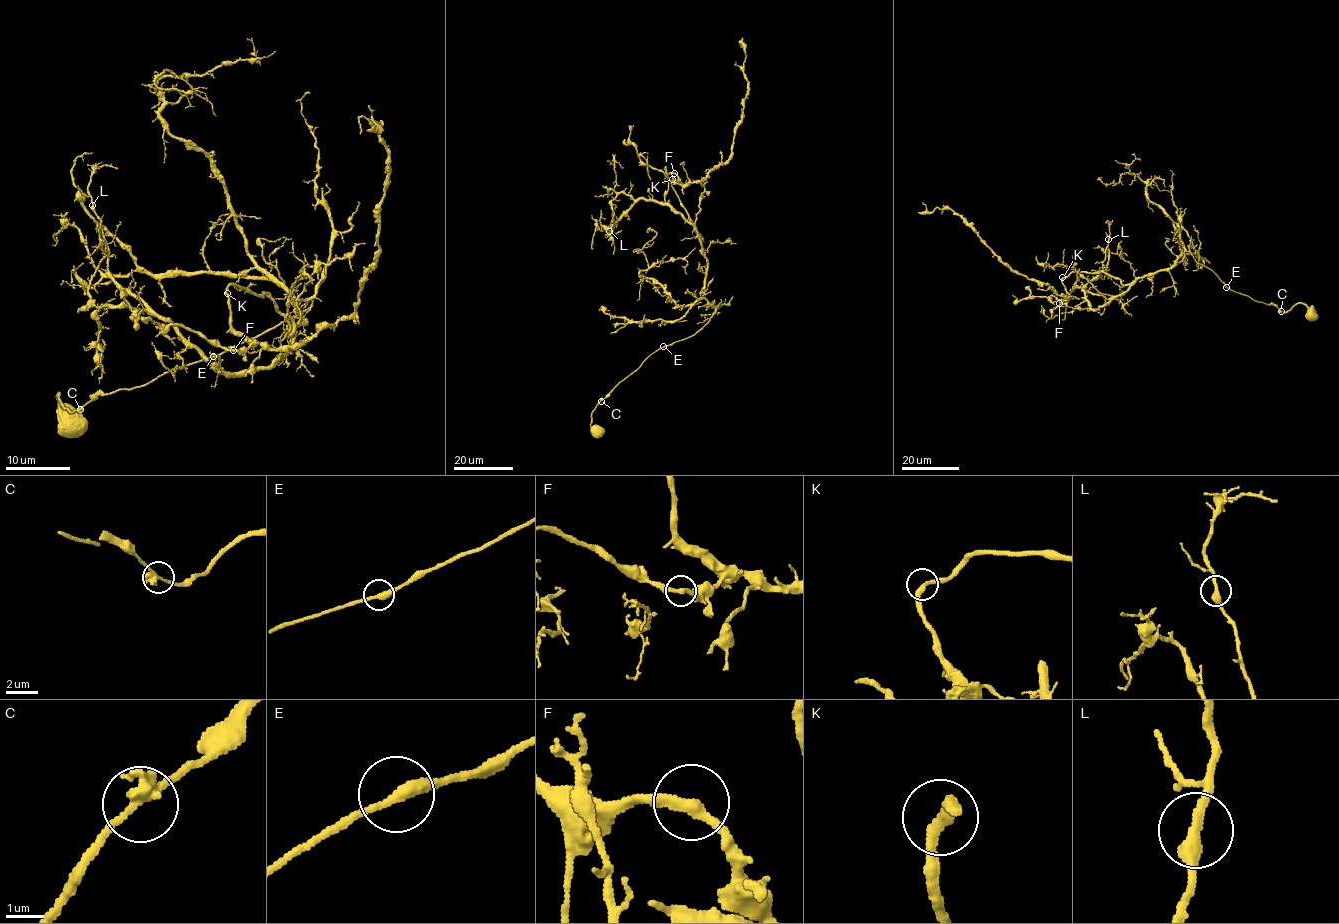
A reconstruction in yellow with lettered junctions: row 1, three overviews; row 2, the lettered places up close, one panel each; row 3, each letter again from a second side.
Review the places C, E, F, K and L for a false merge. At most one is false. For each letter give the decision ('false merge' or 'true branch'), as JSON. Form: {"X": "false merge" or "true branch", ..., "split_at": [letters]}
{"C": "true branch", "E": "true branch", "F": "true branch", "K": "true branch", "L": "true branch", "split_at": []}

